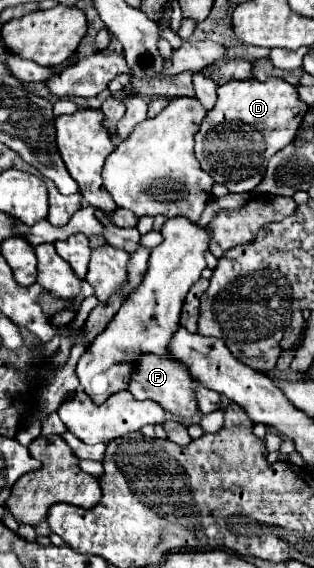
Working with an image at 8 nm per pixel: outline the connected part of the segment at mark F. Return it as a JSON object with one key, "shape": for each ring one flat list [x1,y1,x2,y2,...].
{"shape":[[145,353,145,357,137,357,137,373,133,373,133,377,129,379,129,391,135,399,151,399,159,403,165,411,185,419,193,417,193,413,197,411,195,385,197,381,191,379,185,365,169,357,153,357,151,353]]}

